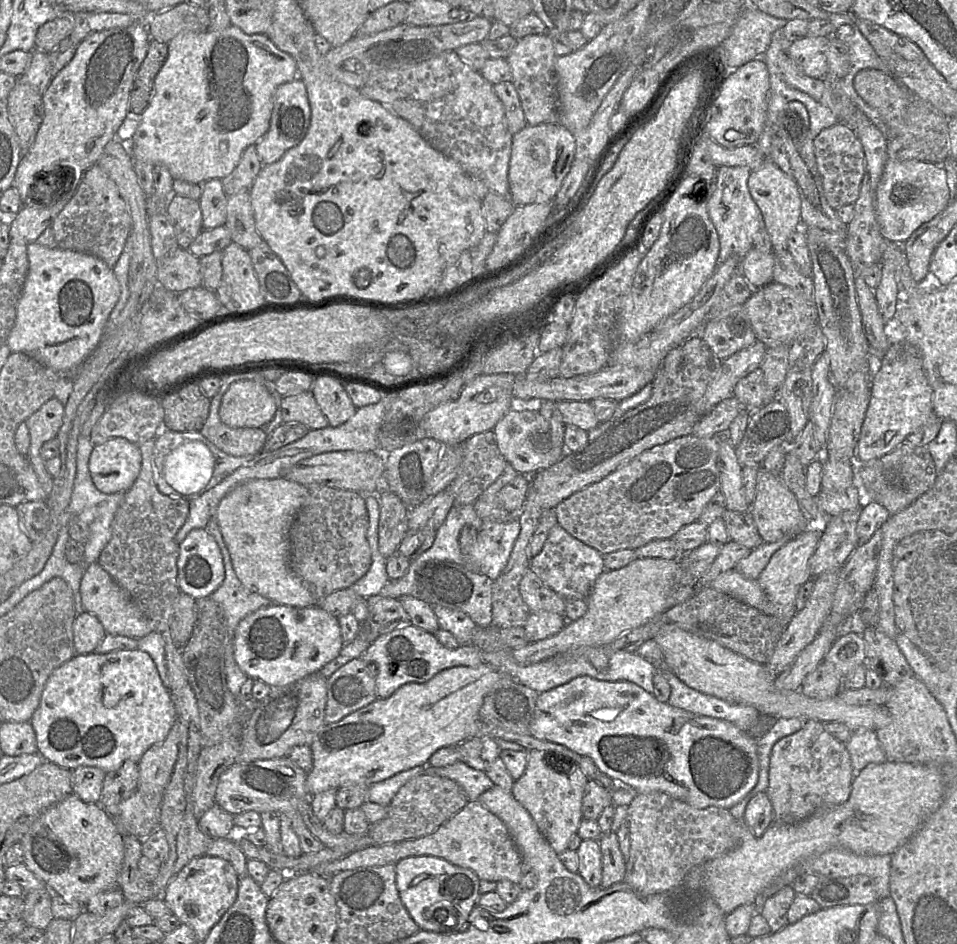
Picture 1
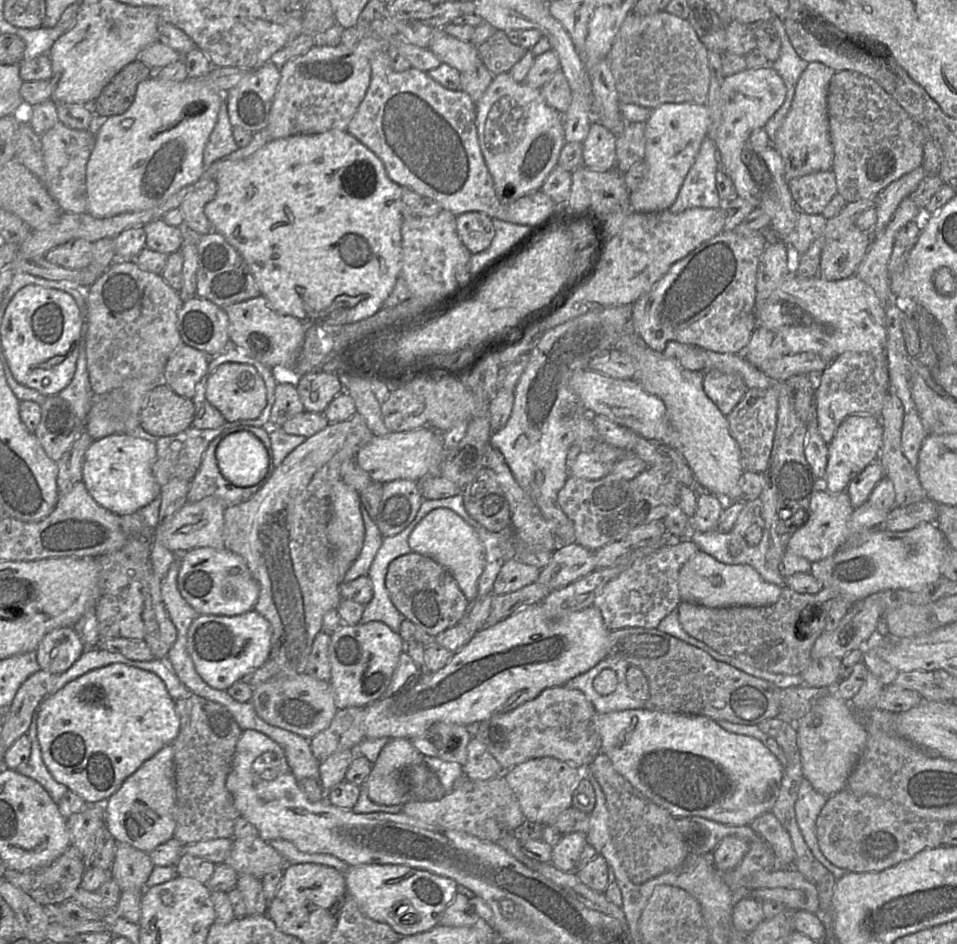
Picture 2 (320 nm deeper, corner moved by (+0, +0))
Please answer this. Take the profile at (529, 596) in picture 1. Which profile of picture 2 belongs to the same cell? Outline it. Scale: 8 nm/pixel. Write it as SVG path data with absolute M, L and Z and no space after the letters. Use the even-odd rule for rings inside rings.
M515 559L506 560L493 584L493 594L503 595L514 592L537 581L540 570Z

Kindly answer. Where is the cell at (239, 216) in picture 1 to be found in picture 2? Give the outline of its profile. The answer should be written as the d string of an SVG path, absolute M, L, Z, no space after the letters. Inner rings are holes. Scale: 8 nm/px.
M215 180L188 193L178 207L183 215L184 225L187 229L199 235L212 231L212 226L204 213L204 206L211 201L217 191Z

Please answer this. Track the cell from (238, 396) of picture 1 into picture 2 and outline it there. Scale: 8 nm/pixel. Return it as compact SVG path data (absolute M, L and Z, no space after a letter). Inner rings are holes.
M235 362L223 363L215 369L206 381L205 396L228 423L256 419L267 404L266 386L257 369Z

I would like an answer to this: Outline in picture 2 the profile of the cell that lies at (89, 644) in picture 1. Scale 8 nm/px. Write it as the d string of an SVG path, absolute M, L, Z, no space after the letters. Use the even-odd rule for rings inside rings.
M59 627L46 633L36 648L40 669L59 675L85 652L74 627Z

